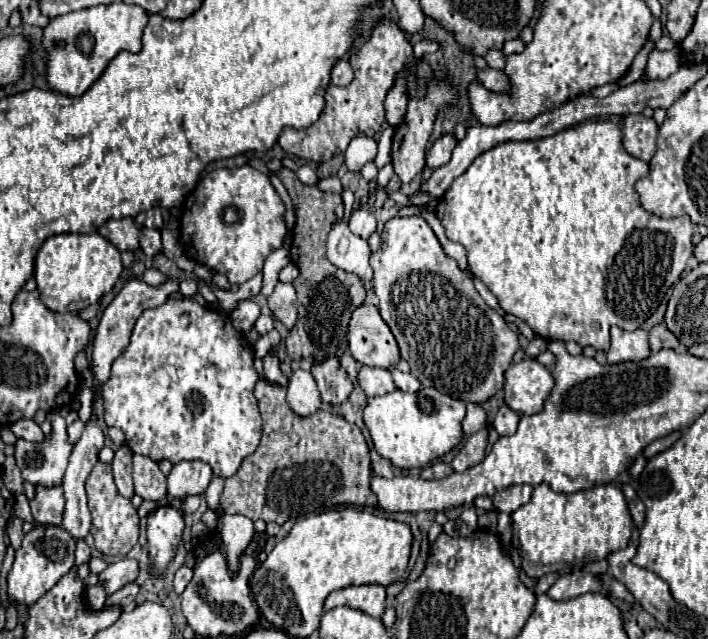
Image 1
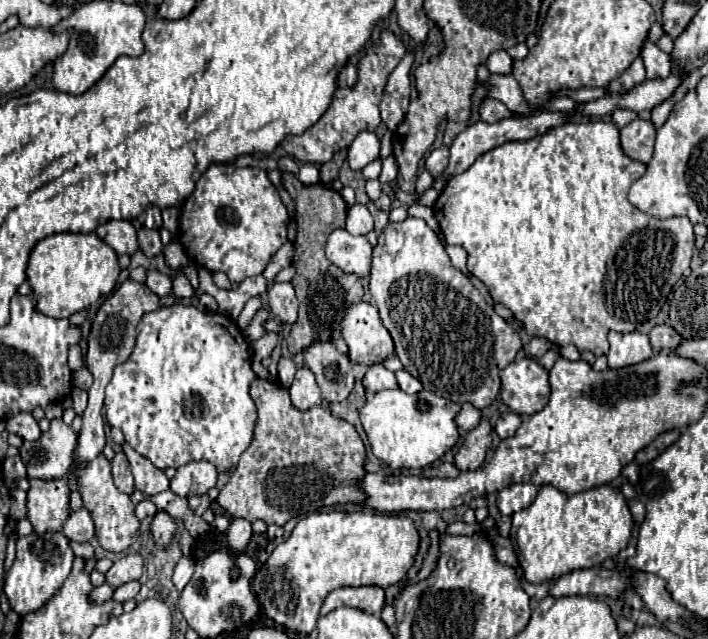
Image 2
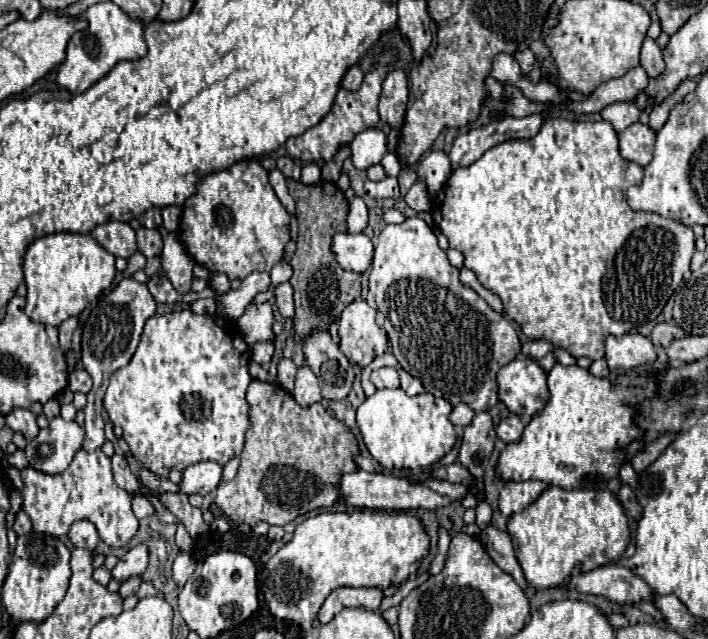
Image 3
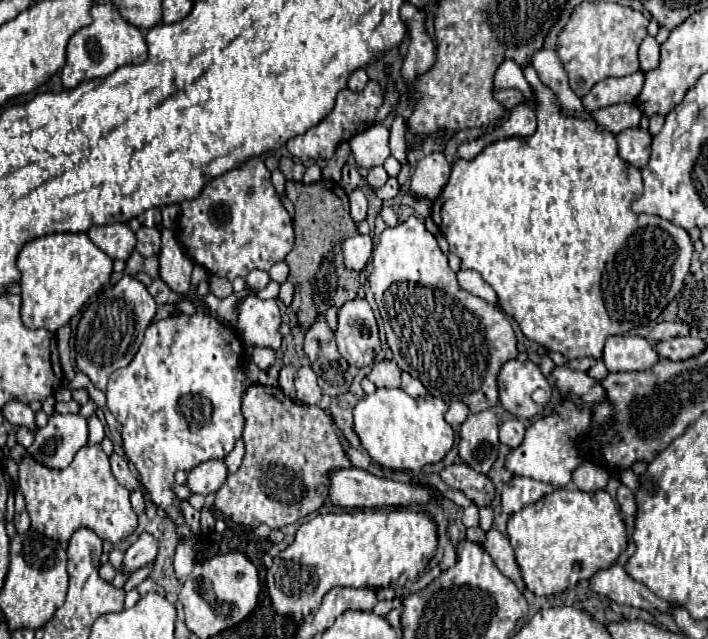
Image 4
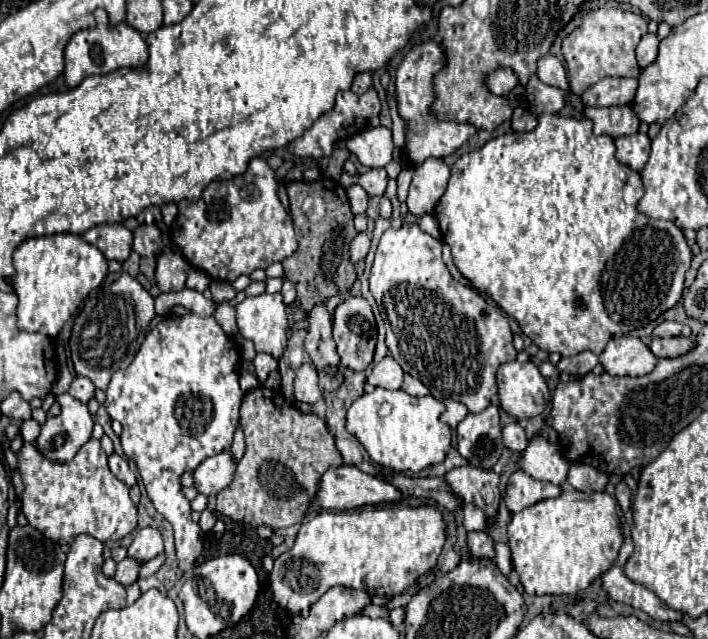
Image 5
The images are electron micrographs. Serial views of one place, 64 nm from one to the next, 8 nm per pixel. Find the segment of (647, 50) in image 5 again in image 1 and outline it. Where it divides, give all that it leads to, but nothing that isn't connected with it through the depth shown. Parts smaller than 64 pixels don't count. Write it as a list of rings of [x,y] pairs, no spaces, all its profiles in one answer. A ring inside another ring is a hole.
[[[680,46],[668,50],[668,52],[660,52],[660,50],[652,50],[650,58],[648,58],[648,66],[646,66],[646,74],[650,80],[666,80],[670,78],[678,68],[682,66],[682,50]]]

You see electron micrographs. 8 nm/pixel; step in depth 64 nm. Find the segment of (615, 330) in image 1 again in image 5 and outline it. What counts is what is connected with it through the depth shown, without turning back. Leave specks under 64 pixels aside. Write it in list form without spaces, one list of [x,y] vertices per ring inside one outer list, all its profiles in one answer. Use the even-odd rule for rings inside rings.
[[[614,336],[600,354],[600,364],[612,376],[644,376],[652,372],[658,358],[634,336]]]

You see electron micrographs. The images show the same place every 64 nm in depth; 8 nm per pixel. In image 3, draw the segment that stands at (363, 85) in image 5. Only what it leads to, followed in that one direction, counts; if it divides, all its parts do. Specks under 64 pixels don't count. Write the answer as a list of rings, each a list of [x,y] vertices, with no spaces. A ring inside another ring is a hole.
[[[350,66],[348,72],[342,78],[342,88],[346,88],[346,90],[358,90],[360,84],[362,84],[362,80],[364,80],[362,70],[358,66]]]

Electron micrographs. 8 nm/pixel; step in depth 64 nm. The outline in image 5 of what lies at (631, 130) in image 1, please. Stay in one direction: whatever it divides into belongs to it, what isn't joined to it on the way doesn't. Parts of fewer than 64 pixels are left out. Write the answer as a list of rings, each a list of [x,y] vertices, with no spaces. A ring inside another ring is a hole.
[[[638,132],[630,136],[618,136],[614,142],[616,142],[616,158],[622,164],[640,172],[650,156],[650,138]]]

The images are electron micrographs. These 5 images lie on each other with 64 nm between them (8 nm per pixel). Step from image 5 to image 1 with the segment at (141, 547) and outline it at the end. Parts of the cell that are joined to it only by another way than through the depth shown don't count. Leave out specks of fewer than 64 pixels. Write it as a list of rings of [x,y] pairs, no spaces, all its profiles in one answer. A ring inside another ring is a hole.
[[[124,558],[114,564],[108,564],[108,568],[98,574],[98,580],[100,580],[98,584],[104,586],[106,596],[112,596],[122,586],[134,582],[136,576],[138,576],[138,562]]]

